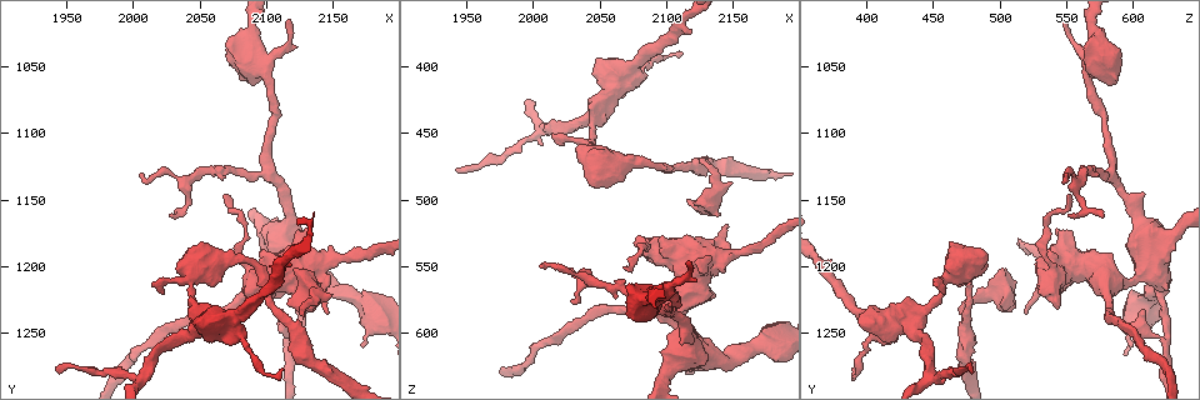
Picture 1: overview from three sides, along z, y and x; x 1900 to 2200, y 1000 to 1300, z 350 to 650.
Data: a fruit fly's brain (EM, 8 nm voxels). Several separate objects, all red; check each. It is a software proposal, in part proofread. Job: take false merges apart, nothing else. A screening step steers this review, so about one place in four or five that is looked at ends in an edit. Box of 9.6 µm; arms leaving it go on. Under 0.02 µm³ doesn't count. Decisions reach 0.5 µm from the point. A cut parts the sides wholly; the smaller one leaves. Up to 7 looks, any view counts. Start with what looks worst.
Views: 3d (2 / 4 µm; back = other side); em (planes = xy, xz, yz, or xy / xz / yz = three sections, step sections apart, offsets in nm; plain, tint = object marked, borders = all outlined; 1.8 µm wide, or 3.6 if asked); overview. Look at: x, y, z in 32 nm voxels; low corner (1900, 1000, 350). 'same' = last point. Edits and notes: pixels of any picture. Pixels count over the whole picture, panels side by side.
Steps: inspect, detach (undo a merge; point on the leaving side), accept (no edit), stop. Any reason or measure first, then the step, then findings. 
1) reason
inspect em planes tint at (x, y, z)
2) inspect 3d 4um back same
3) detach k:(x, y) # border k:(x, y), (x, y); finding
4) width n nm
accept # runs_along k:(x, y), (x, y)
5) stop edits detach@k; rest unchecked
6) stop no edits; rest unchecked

sharp bend
inspect em planes tint at (2008, 1282, 446)

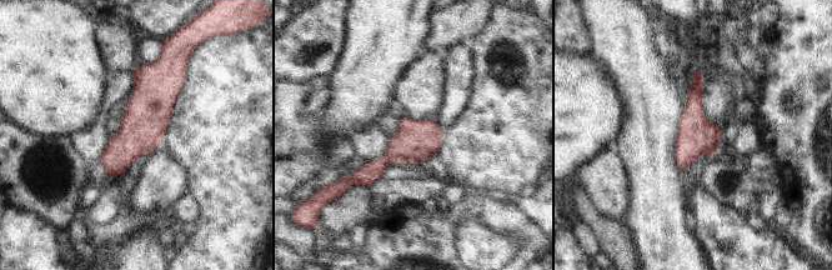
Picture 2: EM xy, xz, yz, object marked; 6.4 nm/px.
width 240 nm
accept # runs_along 2:(160, 66), (143, 130), (110, 173); continuous, no second cell

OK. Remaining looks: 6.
abrupt turn
inspect em planes tint at (2084, 1202, 538)

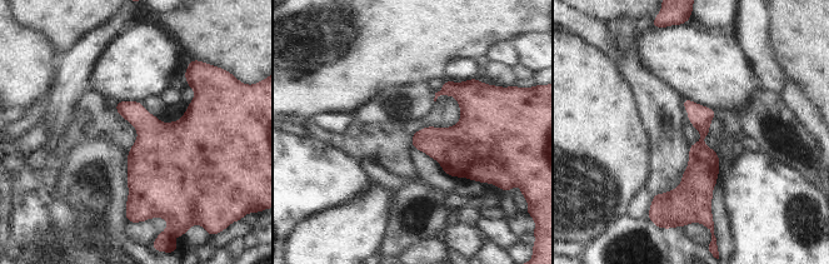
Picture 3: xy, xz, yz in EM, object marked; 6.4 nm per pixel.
accept # runs_along 3:(688, 103), (703, 137), (687, 205); all the same cell

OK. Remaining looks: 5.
branch point
inspect em planes borders at (2100, 1132, 584)

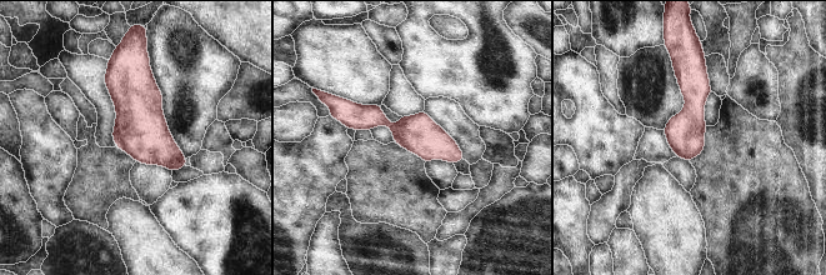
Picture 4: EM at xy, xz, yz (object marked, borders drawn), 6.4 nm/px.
accept # runs_along 4:(343, 114), (375, 116), (460, 156); continuous, no second cell

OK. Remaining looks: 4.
stop no edits; rest unchecked

